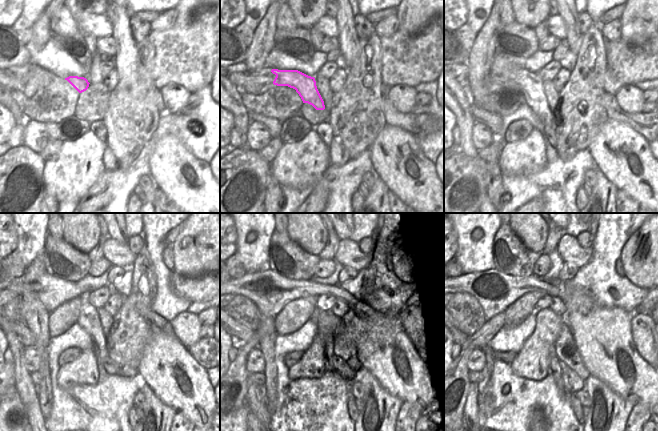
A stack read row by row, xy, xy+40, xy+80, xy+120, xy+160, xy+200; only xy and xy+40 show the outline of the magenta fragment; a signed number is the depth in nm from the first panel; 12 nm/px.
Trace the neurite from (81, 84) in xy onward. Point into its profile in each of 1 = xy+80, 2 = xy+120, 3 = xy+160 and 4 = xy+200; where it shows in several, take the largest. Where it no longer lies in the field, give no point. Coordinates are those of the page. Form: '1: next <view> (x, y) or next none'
1: next xy+80 (530, 85)
2: next xy+120 (88, 319)
3: next xy+160 (324, 319)
4: next xy+200 (554, 368)

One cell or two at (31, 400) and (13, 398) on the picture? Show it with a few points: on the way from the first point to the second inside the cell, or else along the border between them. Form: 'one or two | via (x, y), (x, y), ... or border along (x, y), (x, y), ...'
two | border along (15, 386), (26, 409), (28, 420)

